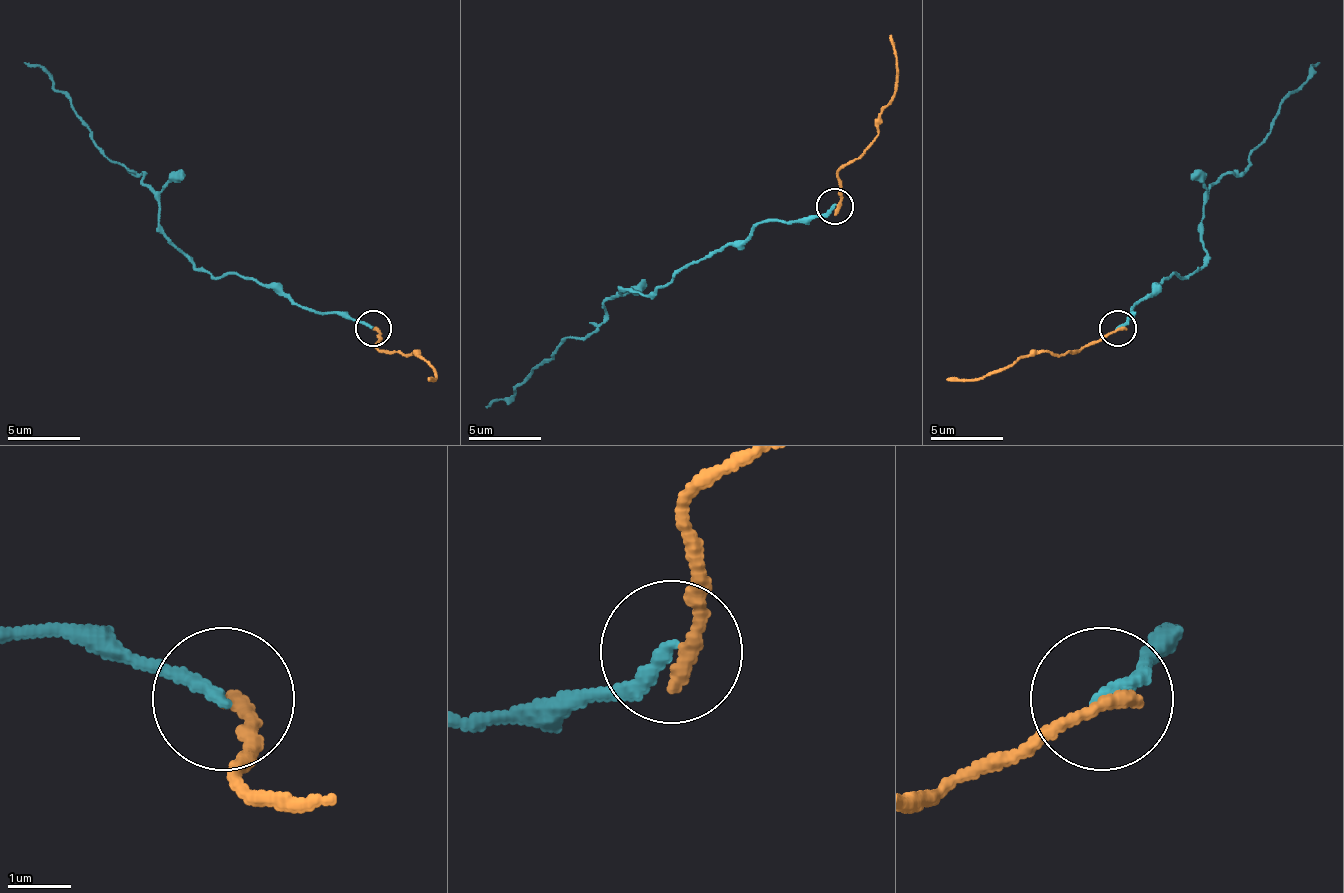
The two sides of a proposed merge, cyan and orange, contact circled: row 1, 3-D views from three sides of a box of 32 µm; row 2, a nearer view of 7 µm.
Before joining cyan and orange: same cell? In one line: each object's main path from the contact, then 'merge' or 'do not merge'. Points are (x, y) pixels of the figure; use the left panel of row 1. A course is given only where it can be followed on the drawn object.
cyan via (374, 327), (301, 309), (235, 272), (203, 272), (163, 229), (144, 174), (108, 156), (50, 76), (24, 61) | orange via (374, 327), (377, 345), (418, 353), (436, 378), (428, 382) | do not merge

